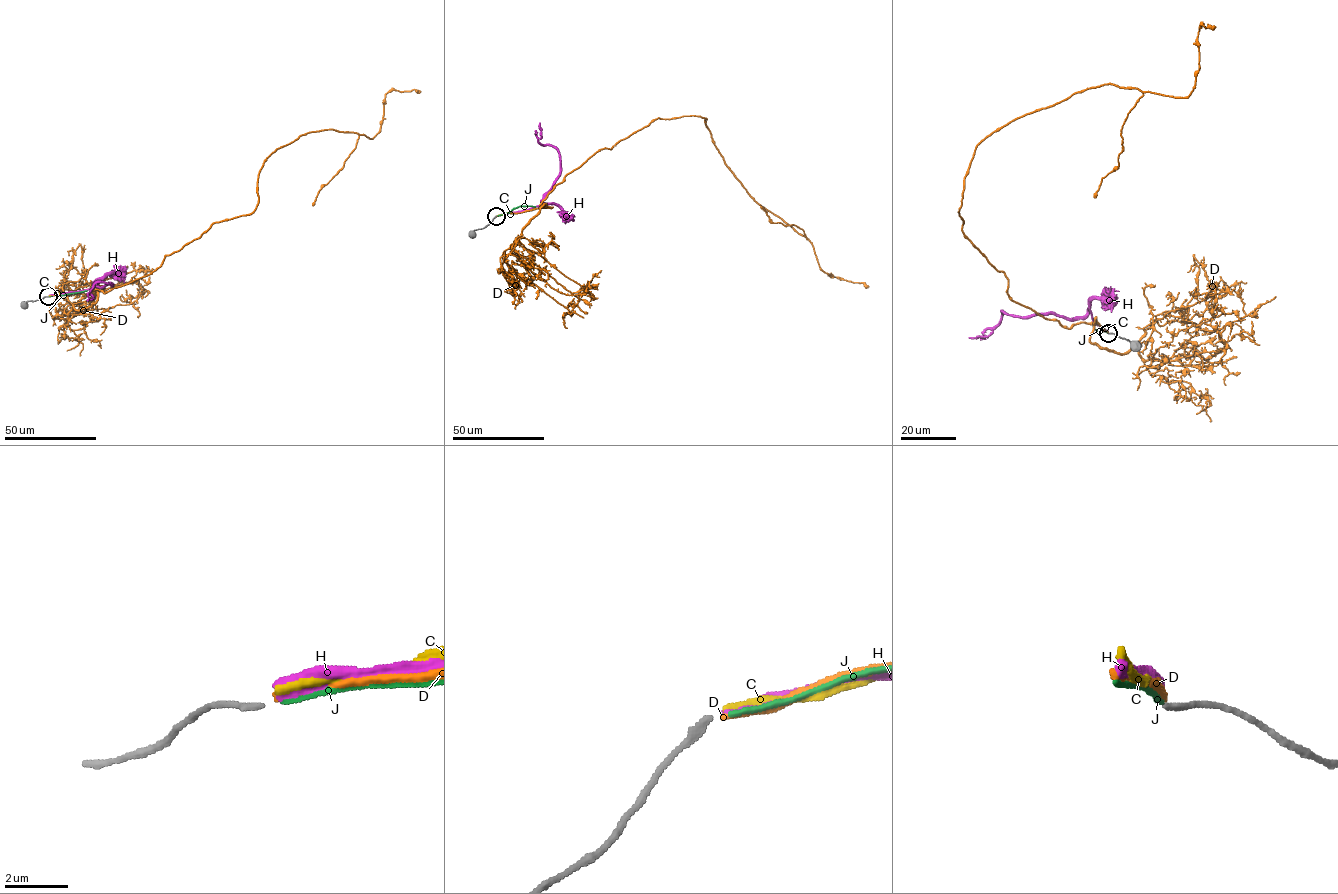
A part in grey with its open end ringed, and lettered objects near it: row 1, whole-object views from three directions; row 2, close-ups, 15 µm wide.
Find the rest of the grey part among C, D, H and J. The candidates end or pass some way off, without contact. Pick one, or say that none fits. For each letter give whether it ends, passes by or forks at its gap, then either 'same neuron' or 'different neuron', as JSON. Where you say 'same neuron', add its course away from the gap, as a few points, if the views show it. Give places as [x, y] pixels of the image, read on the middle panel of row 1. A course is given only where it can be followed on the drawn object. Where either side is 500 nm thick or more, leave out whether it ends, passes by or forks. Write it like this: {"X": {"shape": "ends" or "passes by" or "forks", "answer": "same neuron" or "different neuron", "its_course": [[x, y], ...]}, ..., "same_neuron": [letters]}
{"C": {"shape": "ends", "answer": "different neuron"}, "D": {"shape": "ends", "answer": "different neuron"}, "H": {"shape": "ends", "answer": "different neuron"}, "J": {"shape": "ends", "answer": "same neuron", "its_course": [[497, 216], [520, 206], [535, 206]]}, "same_neuron": ["J"]}

